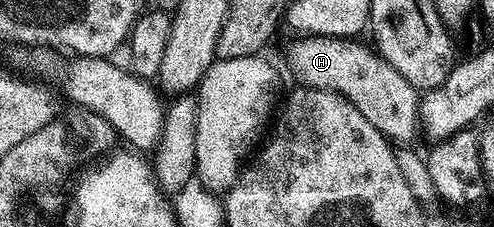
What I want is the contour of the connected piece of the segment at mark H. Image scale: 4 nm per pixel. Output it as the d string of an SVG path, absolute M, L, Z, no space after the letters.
M302 35L290 45L290 50L286 53L286 61L290 64L290 69L294 72L295 82L301 83L307 89L327 89L333 93L344 95L380 131L387 139L394 143L410 143L414 137L414 132L419 132L418 124L418 103L420 100L419 90L414 88L392 63L388 63L369 44L361 45L361 40L352 37L316 37L313 35Z

